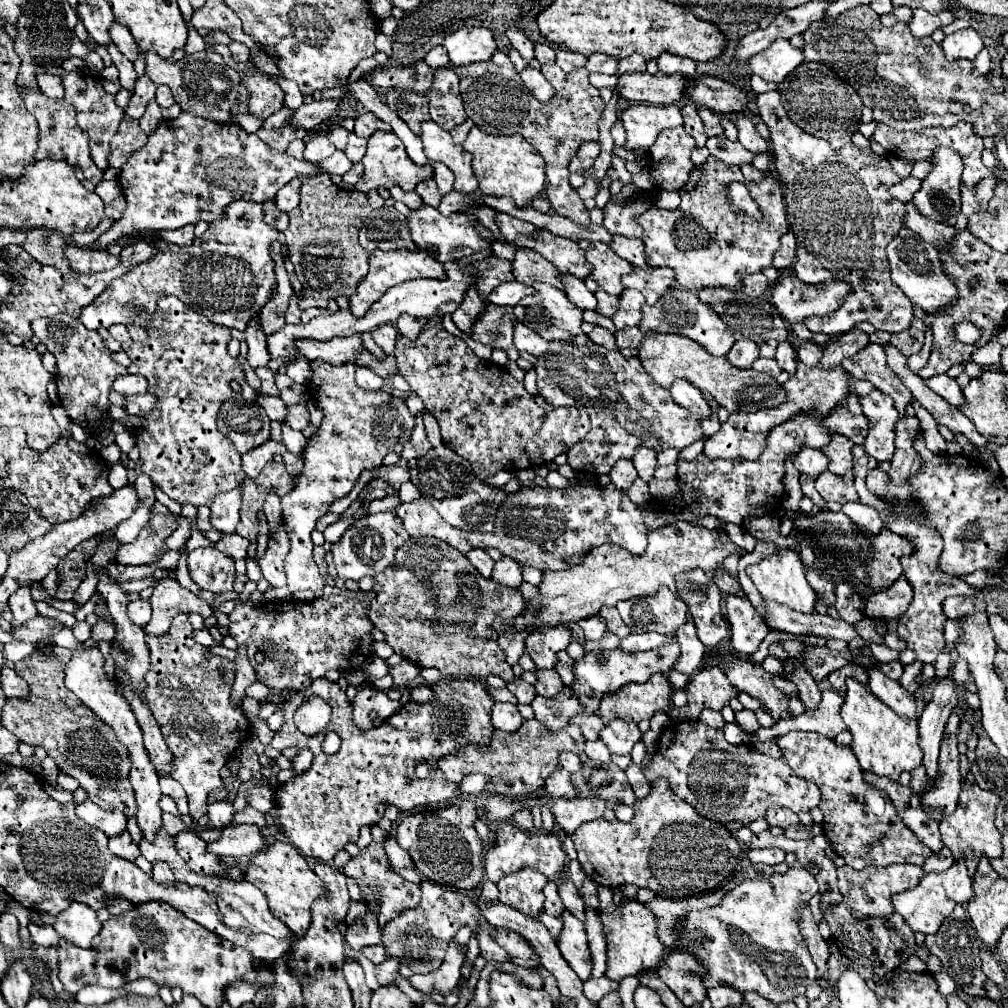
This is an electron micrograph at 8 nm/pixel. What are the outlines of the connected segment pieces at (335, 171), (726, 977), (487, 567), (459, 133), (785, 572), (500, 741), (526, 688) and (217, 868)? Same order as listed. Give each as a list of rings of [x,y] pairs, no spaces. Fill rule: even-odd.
[[[334,152],[330,158],[322,160],[318,166],[330,176],[342,176],[352,168],[352,162],[346,158],[344,152]]]
[[[794,868],[786,874],[772,874],[768,880],[744,880],[742,884],[730,888],[718,906],[688,914],[686,922],[680,926],[678,946],[684,950],[688,948],[688,952],[700,958],[700,962],[706,966],[706,988],[726,982],[740,992],[754,990],[774,1004],[792,1002],[796,996],[804,994],[818,976],[806,942],[798,930],[798,906],[808,902],[816,892],[818,884],[814,876],[804,868]]]
[[[474,548],[474,550],[470,550],[470,552],[466,554],[466,558],[472,562],[472,566],[474,566],[484,578],[490,578],[494,560],[486,554],[486,550],[482,550],[482,548]]]
[[[468,118],[468,120],[464,120],[462,124],[458,124],[450,134],[452,134],[452,138],[454,138],[454,142],[456,144],[462,144],[464,142],[464,138],[468,136],[468,132],[470,132],[470,128],[474,126],[474,122]]]
[[[780,548],[774,556],[764,558],[760,564],[748,566],[746,574],[750,576],[750,580],[754,582],[754,586],[758,588],[758,592],[766,600],[786,604],[786,606],[790,606],[792,610],[798,610],[798,612],[812,612],[814,610],[816,592],[810,588],[810,584],[806,580],[806,568],[804,568],[798,552],[788,550],[788,548]]]
[[[524,720],[522,726],[516,732],[500,732],[494,730],[490,742],[486,746],[482,744],[466,744],[460,746],[454,754],[448,754],[440,760],[434,762],[434,766],[438,770],[444,772],[446,780],[460,784],[464,776],[472,774],[472,772],[480,772],[486,774],[486,778],[492,784],[494,794],[504,796],[504,798],[518,798],[518,796],[528,796],[534,794],[540,786],[544,786],[544,780],[556,770],[558,766],[558,756],[562,752],[574,752],[578,756],[584,754],[584,736],[580,726],[568,724],[564,730],[544,730],[544,726],[540,726],[540,722],[532,720]]]
[[[514,678],[512,682],[506,684],[506,688],[518,698],[520,704],[530,704],[532,698],[536,698],[534,686],[532,686],[532,684],[526,684],[522,678]]]
[[[182,830],[174,836],[178,854],[186,860],[186,864],[198,874],[220,874],[224,876],[224,868],[218,862],[218,856],[206,850],[206,842],[194,830]]]

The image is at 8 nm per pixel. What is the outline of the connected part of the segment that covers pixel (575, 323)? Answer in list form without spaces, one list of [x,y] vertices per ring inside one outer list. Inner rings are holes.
[[[536,284],[534,288],[536,288],[534,294],[522,298],[514,306],[514,314],[516,314],[518,322],[536,330],[546,340],[570,340],[570,338],[582,334],[582,328],[580,328],[582,312],[568,300],[568,296],[562,290],[556,290],[554,286],[548,286],[548,284]]]

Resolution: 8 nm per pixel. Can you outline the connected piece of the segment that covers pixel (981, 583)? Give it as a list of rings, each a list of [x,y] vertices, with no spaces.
[[[978,570],[968,576],[960,576],[959,579],[968,582],[968,584],[976,588],[981,589],[988,583],[988,574],[984,570]]]

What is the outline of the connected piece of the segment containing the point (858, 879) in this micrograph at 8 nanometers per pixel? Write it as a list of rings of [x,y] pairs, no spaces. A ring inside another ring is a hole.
[[[892,864],[892,866],[880,868],[880,870],[870,866],[868,870],[860,870],[860,872],[852,870],[850,866],[842,866],[842,868],[838,868],[838,888],[844,894],[846,902],[850,904],[850,910],[856,918],[888,916],[894,912],[892,894],[916,886],[916,882],[920,880],[922,874],[924,874],[924,870],[914,864]]]

